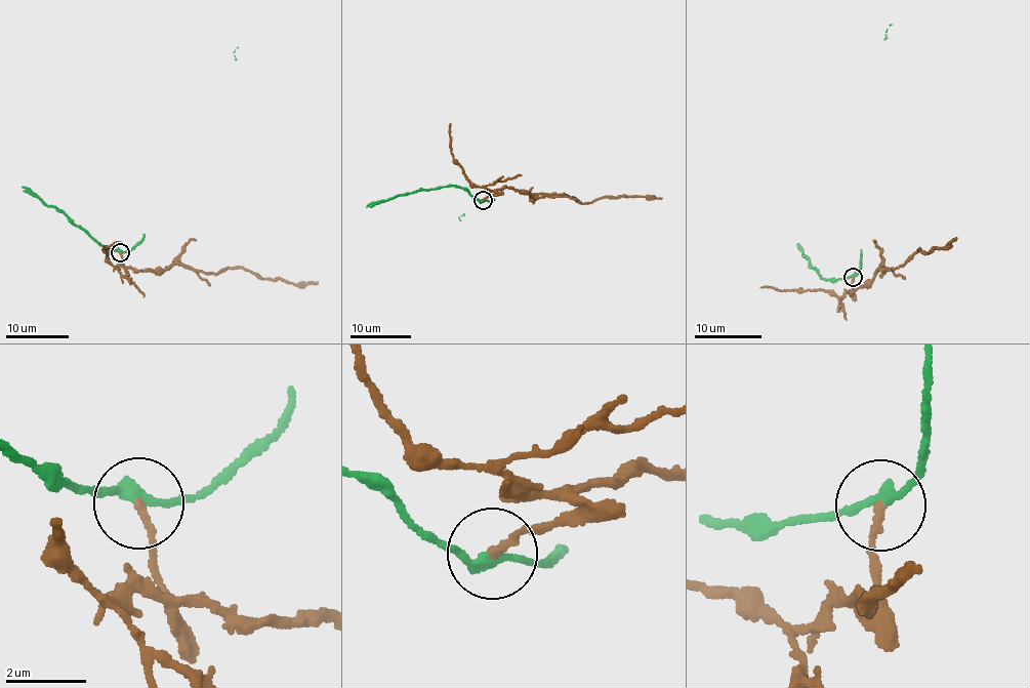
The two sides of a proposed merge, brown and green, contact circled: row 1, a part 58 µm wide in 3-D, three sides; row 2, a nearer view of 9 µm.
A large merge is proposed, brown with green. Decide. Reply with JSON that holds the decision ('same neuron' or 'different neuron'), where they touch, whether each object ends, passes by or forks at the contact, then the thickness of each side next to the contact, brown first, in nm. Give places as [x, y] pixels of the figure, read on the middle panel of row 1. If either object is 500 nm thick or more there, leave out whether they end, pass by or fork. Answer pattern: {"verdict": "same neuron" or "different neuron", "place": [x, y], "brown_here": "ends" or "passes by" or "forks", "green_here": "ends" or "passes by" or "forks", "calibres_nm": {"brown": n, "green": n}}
{"verdict": "different neuron", "place": [483, 200], "brown_here": "ends", "green_here": "passes by", "calibres_nm": {"brown": 180, "green": 240}}

